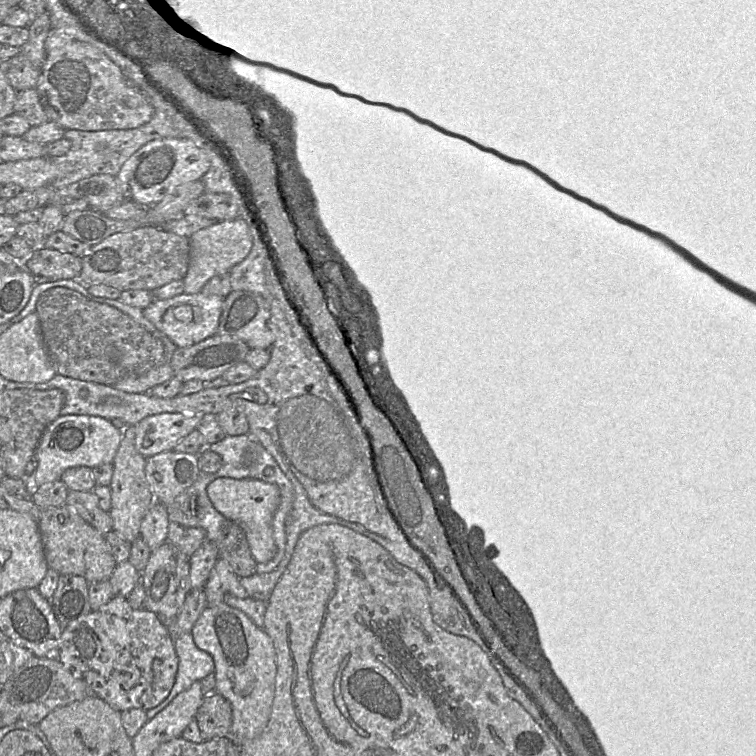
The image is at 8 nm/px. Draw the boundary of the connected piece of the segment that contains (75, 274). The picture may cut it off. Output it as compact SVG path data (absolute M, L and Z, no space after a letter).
M44 246L34 247L22 263L33 277L35 284L79 279L82 269L81 258Z

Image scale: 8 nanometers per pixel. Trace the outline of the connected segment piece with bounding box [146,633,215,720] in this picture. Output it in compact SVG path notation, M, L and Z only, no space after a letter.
M179 633L175 637L174 644L178 657L175 683L170 694L159 705L146 711L148 720L153 719L179 693L188 689L194 682L201 681L215 672L212 656L195 645L192 633Z

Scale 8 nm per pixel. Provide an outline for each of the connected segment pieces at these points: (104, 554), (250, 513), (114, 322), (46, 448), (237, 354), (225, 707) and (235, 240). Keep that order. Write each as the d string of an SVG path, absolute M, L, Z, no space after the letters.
M66 504L41 509L38 526L49 568L57 571L59 575L82 576L89 584L110 579L117 562L105 536Z
M219 477L208 485L207 492L214 508L225 519L237 524L245 532L256 562L270 561L276 553L272 522L281 500L279 488L276 485L256 479L237 480Z
M53 287L36 303L43 340L58 374L74 379L113 385L127 374L142 375L165 363L164 346L158 338L120 310L91 301L75 290Z
M65 415L59 416L48 425L36 448L38 467L29 482L32 487L60 480L63 472L72 467L112 464L120 446L123 432L112 422L100 416Z
M215 334L189 347L177 347L170 361L174 376L182 382L201 380L209 384L221 377L225 371L234 365L245 361L250 347L242 340L229 335Z
M220 694L204 697L195 720L204 740L230 737L232 725L231 704Z
M237 217L196 232L190 237L189 244L189 265L183 278L184 293L196 294L202 291L211 278L229 273L235 265L242 262L250 253L253 241L250 225L244 218Z

